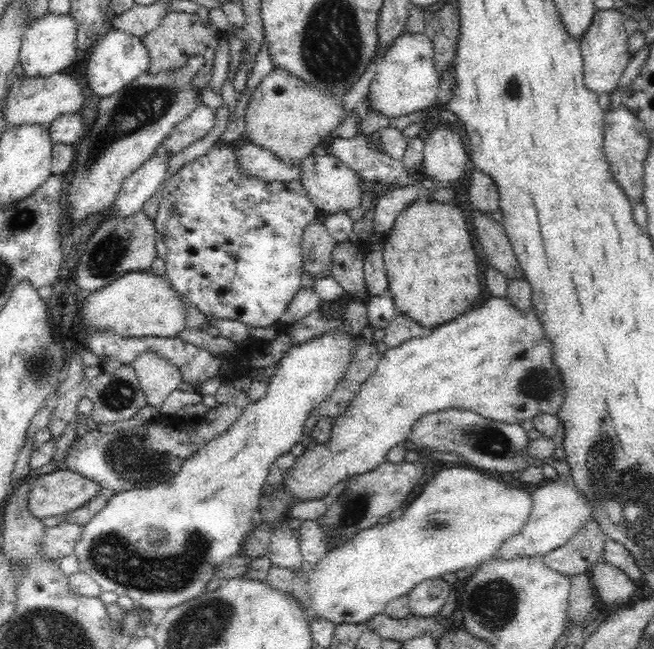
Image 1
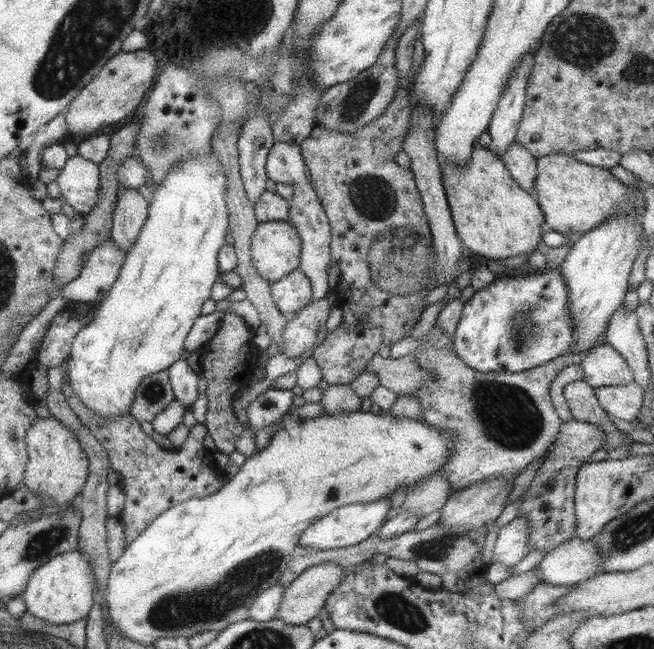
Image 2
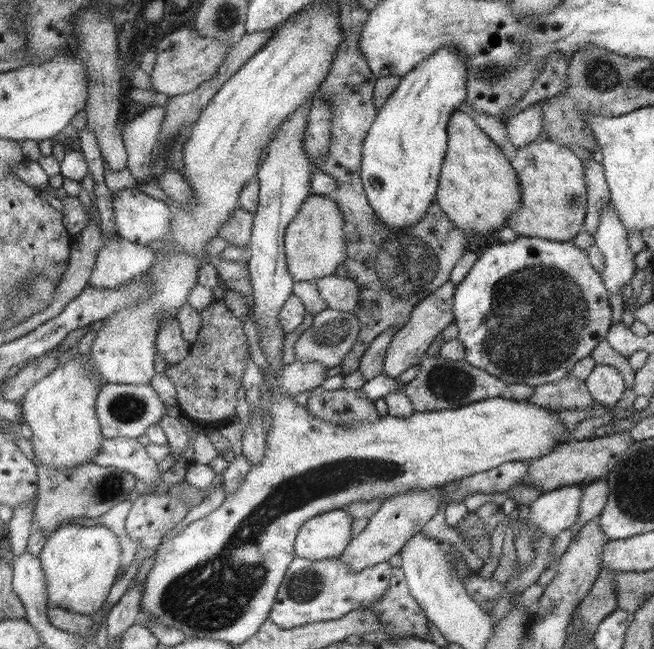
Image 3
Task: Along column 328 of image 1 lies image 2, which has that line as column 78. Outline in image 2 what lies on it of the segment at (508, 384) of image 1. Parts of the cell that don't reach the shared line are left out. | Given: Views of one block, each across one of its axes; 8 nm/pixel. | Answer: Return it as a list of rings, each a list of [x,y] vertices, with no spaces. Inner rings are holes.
[[[53,416],[38,417],[26,430],[25,448],[28,459],[24,468],[24,488],[49,504],[65,505],[76,501],[75,492],[80,492],[88,475],[88,458],[70,428]]]

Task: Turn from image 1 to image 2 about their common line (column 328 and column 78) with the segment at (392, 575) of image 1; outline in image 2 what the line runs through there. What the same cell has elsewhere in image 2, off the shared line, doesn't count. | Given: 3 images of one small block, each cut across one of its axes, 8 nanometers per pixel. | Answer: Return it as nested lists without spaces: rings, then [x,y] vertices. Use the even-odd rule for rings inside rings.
[[[77,550],[56,554],[33,569],[22,592],[26,611],[49,625],[70,624],[87,618],[93,606],[94,576],[89,562]]]

